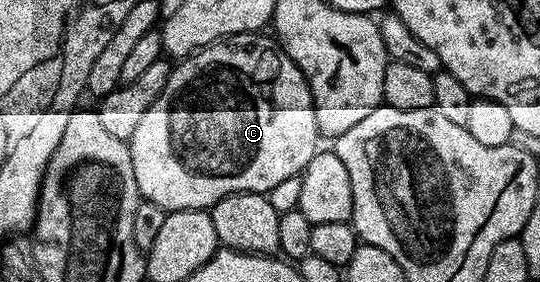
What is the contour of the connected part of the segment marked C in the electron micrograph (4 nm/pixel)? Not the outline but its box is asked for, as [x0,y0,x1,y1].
[129,34,320,214]

